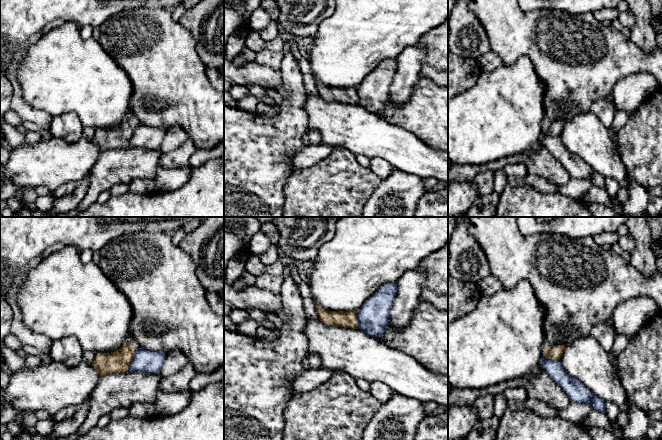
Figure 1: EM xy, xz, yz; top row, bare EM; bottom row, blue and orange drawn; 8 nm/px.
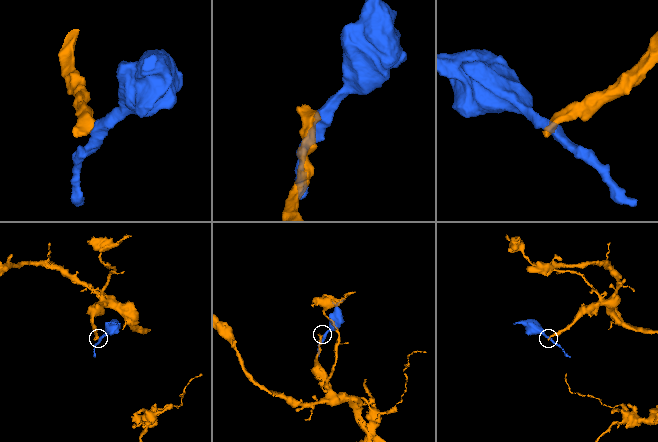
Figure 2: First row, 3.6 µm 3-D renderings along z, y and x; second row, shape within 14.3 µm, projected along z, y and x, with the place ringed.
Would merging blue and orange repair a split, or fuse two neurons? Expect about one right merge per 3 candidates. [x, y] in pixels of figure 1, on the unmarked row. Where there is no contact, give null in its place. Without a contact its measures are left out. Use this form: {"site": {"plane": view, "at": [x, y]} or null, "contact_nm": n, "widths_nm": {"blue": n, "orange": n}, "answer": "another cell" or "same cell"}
{"site": {"plane": "xy", "at": [133, 135]}, "contact_nm": 200, "widths_nm": {"blue": 190, "orange": 180}, "answer": "another cell"}

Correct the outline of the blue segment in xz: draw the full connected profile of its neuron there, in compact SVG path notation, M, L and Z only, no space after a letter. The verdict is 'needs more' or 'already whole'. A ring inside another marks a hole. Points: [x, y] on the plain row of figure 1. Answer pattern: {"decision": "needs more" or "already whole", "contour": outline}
{"decision": "already whole", "contour": "M387 59L356 87L358 105L371 113L379 114L389 98L389 88L397 71L397 60Z"}

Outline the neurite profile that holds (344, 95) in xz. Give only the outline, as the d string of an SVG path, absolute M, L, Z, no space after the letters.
M316 82L319 96L326 101L340 102L344 104L358 105L358 95L356 87L329 87L321 82Z

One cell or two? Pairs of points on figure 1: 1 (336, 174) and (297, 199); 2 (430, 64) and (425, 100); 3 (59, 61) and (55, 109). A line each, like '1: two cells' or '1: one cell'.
1: one cell
2: two cells
3: one cell

